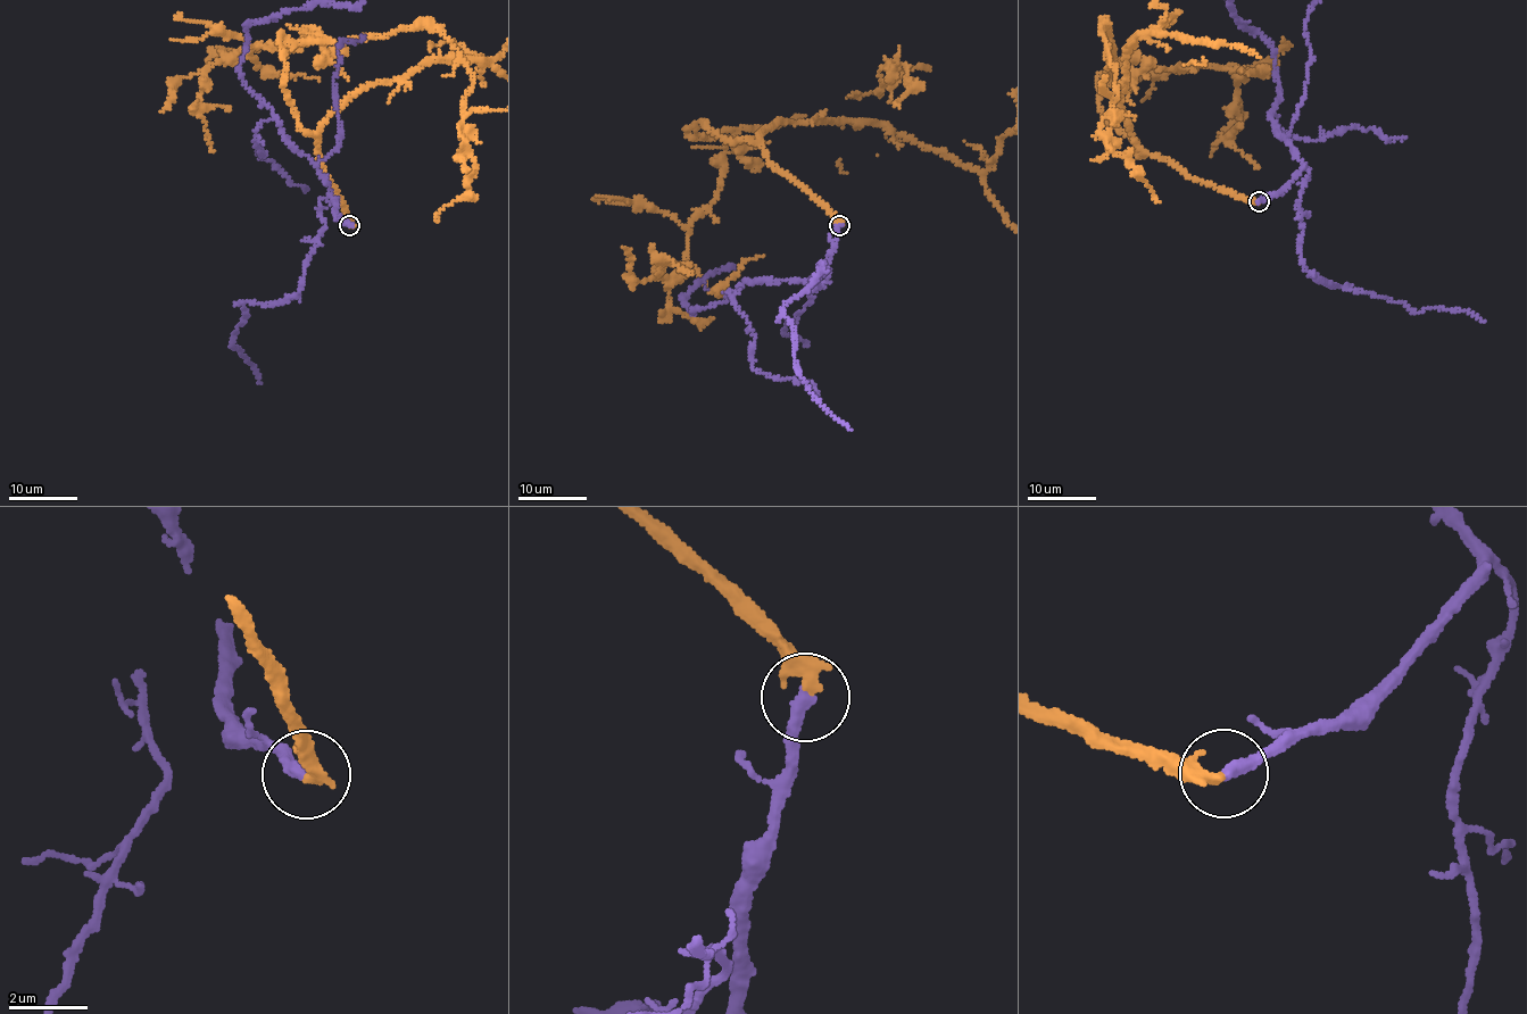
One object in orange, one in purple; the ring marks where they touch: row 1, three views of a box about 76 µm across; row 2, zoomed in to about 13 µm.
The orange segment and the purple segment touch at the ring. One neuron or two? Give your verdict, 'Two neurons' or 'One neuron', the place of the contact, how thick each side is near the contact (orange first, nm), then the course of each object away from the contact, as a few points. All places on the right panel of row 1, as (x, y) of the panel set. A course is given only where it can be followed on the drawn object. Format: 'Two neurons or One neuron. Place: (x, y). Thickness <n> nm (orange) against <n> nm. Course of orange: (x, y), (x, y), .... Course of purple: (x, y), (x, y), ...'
One neuron. Place: (1259, 201). Thickness 360 nm (orange) against 340 nm. Course of purple: (1259, 201), (1283, 191), (1302, 159), (1276, 125), (1272, 111), (1280, 96), (1272, 46), (1236, 18)

